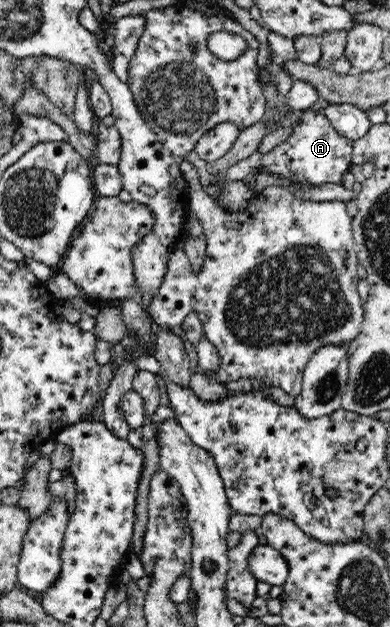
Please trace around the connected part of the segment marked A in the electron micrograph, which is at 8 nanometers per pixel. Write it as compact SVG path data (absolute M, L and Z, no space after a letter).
M303 112L294 134L264 155L259 170L275 172L283 179L291 178L303 184L338 184L352 163L353 141L341 136L321 112Z

